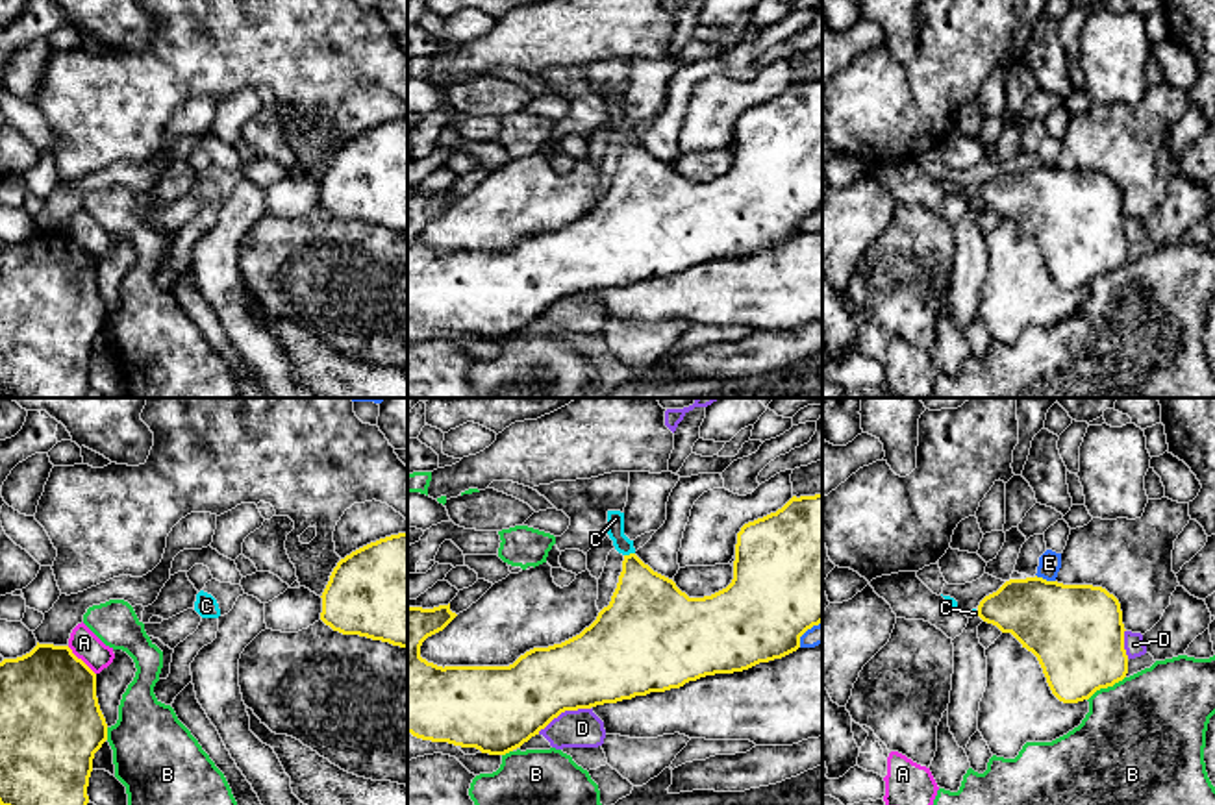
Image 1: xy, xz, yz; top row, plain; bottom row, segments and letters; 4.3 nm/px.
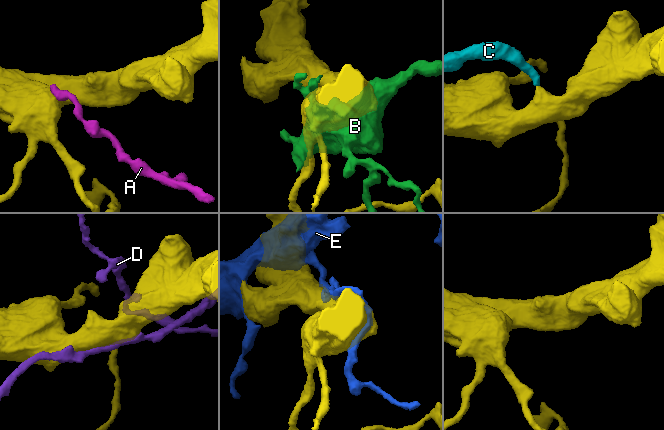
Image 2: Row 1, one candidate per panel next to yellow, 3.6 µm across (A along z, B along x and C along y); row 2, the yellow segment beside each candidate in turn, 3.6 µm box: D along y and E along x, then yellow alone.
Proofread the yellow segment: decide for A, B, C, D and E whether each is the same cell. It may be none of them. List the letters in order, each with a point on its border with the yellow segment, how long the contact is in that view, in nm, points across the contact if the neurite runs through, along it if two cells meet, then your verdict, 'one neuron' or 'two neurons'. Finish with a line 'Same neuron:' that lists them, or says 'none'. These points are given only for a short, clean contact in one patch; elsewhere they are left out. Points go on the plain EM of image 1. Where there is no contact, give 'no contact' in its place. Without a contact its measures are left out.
A: xy (82, 247) | 180 nm | along xy (67, 232), (95, 260) | two neurons
B: yz (1106, 272) | 200 nm | two neurons
C: xz (630, 139) | 50 nm | across xz (647, 193), (630, 139), (615, 117), (615, 104) | one neuron
D: xz (563, 297) | 260 nm | two neurons
E: yz (1045, 165) | 90 nm | two neurons
Same neuron: C

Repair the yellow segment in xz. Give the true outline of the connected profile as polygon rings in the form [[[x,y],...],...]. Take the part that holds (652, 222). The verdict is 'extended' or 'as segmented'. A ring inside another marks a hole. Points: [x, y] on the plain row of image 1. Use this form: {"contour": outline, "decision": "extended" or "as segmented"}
{"contour": [[[822,80],[793,81],[782,94],[748,107],[737,118],[732,168],[704,183],[689,183],[676,168],[645,150],[624,120],[624,98],[608,96],[608,120],[624,141],[622,157],[608,192],[580,220],[548,233],[533,233],[509,252],[437,252],[420,242],[422,228],[457,200],[448,191],[407,192],[407,318],[432,328],[506,341],[539,320],[565,296],[617,289],[650,278],[680,274],[715,259],[748,255],[800,233],[800,222],[822,207]]], "decision": "extended"}

